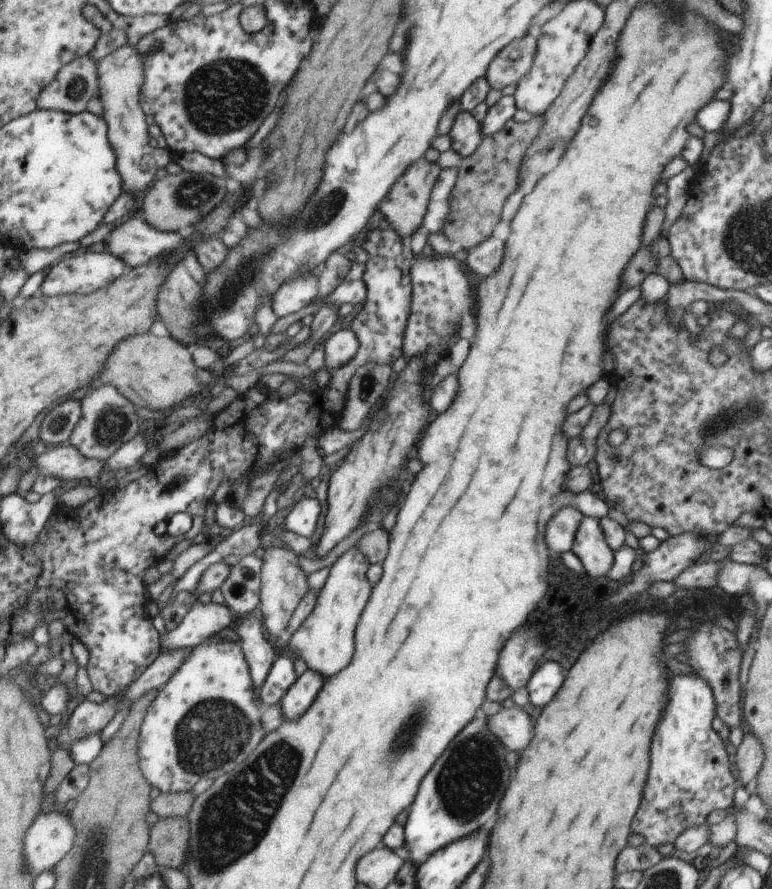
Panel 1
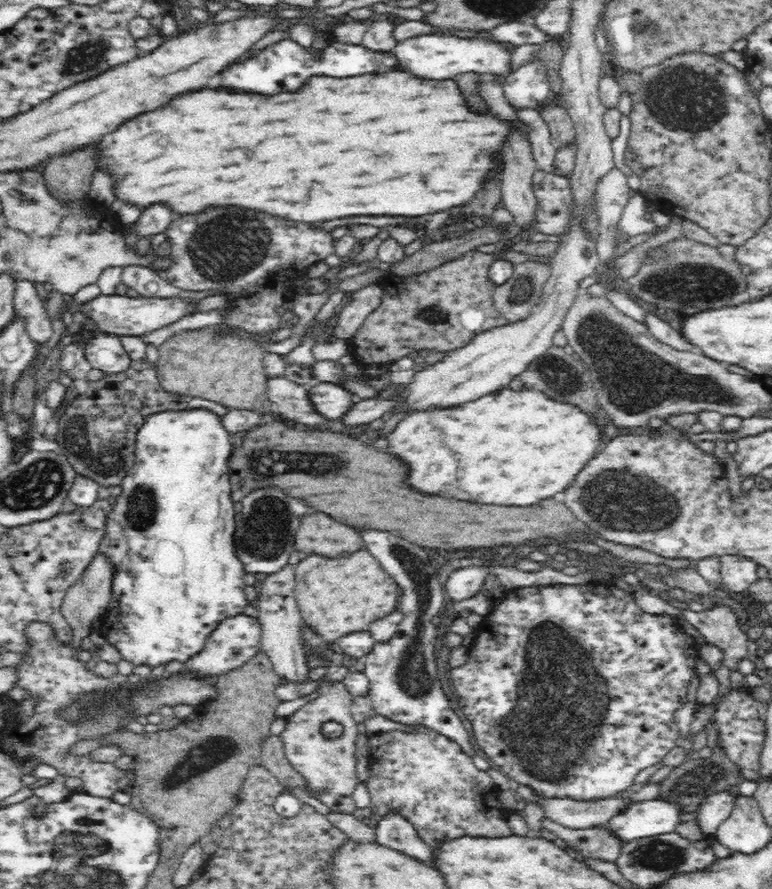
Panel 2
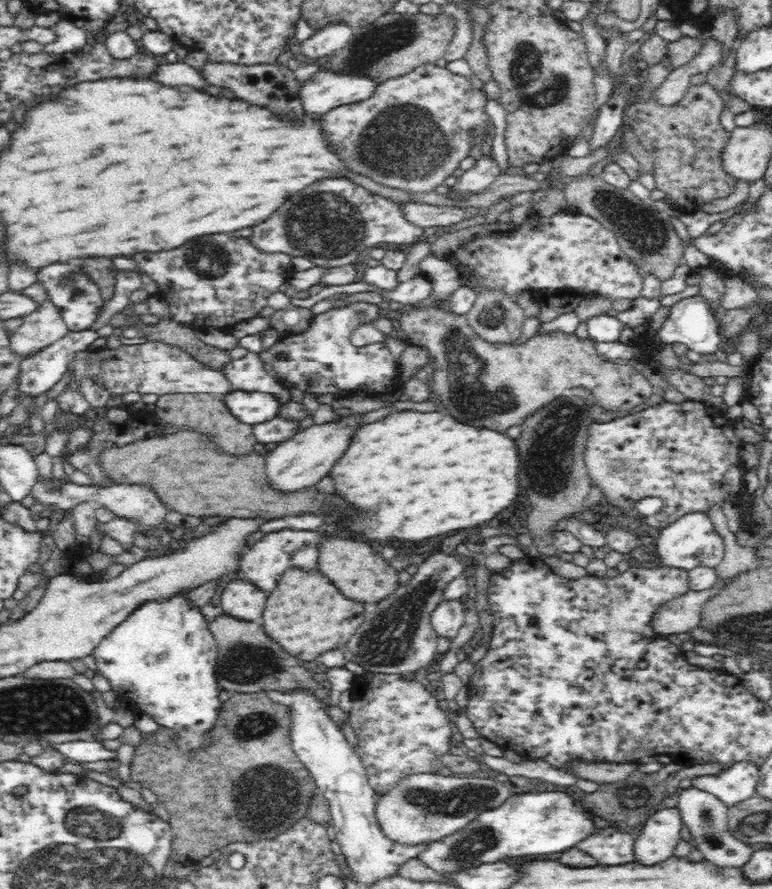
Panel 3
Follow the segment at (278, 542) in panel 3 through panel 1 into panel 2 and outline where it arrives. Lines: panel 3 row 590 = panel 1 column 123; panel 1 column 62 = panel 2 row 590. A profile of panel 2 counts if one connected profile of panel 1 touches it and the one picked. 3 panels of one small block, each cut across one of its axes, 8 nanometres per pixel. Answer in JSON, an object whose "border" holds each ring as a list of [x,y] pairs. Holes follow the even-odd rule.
{"border":[[[290,563],[286,564],[282,570],[268,575],[260,586],[261,594],[257,597],[258,621],[262,629],[261,651],[269,657],[274,672],[281,678],[286,678],[286,682],[303,684],[307,681],[310,667],[301,640],[302,616],[294,594],[296,580],[293,567]]]}

